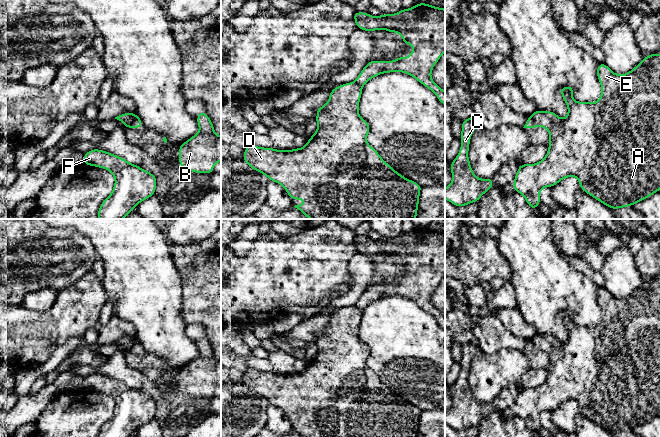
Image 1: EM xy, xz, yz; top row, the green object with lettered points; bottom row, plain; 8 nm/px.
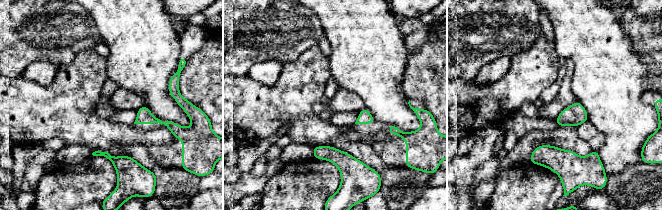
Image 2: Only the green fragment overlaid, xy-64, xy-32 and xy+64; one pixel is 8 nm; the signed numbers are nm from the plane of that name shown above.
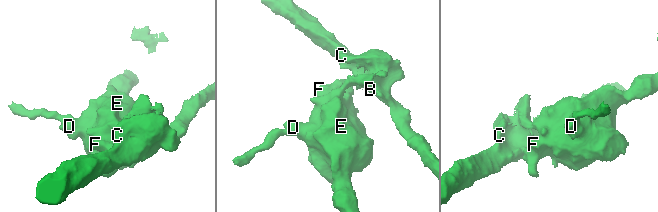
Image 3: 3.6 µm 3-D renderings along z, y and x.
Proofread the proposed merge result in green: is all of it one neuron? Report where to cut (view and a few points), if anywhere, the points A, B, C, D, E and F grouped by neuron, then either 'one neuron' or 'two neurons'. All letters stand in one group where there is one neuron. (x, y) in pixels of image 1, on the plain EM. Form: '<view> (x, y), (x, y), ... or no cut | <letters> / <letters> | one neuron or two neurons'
xy (137, 340), (128, 350) | A D E F / B C | two neurons

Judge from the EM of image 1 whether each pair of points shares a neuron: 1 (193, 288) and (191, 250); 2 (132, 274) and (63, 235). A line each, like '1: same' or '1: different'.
1: same
2: different

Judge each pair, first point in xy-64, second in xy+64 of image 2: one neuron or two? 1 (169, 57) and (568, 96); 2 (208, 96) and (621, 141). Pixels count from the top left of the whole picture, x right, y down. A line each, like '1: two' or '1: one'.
1: two
2: two

